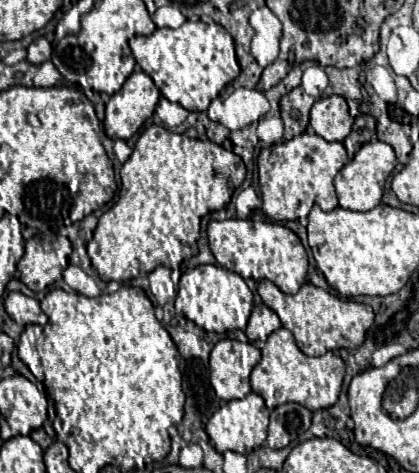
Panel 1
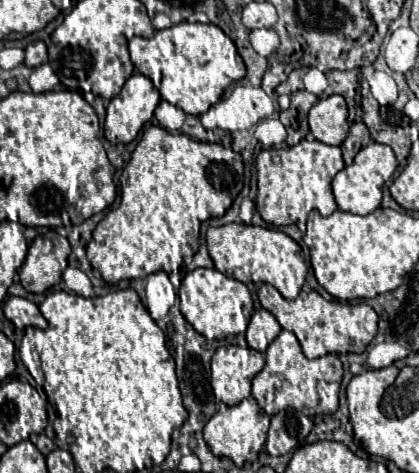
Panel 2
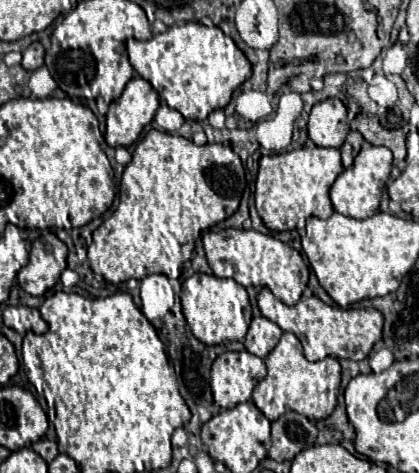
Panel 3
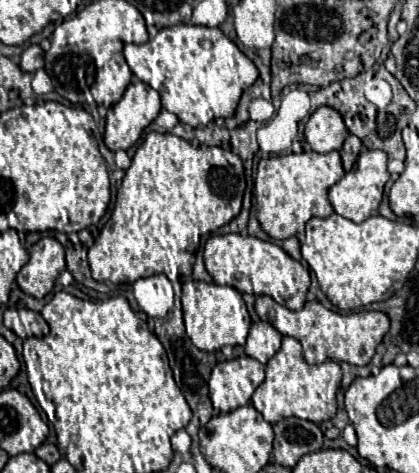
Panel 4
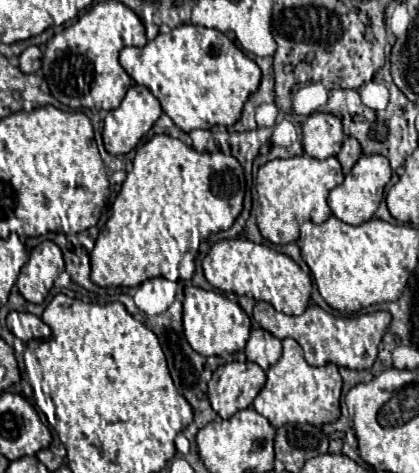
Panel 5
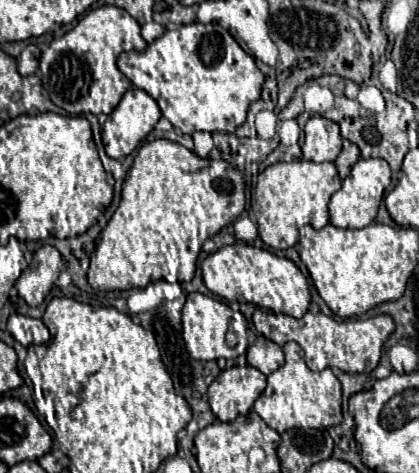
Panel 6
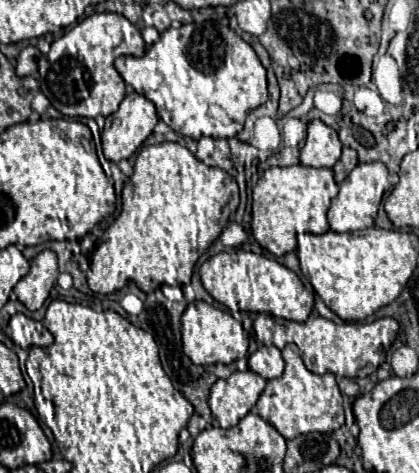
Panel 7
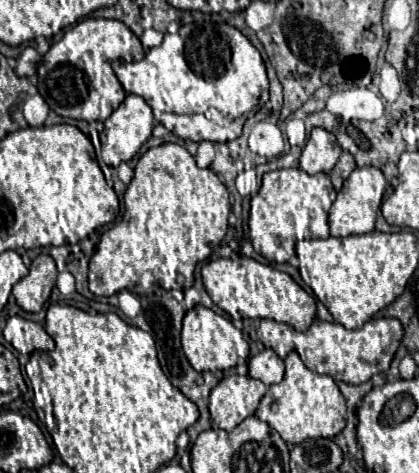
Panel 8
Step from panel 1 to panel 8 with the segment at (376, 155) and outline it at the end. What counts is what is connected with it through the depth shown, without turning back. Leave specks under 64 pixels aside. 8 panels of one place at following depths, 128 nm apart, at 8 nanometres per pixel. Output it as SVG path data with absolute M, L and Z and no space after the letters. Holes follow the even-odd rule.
M372 166L356 168L348 176L348 180L344 180L342 190L338 192L338 196L330 208L330 218L328 218L330 236L350 236L350 234L372 232L386 188L388 188L388 182L386 182L384 174L380 172L380 168L372 168Z

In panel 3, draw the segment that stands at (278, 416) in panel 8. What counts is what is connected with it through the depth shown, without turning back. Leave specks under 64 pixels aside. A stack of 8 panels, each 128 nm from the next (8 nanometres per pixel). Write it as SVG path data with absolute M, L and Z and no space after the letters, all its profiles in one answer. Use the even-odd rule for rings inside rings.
M284 332L280 342L266 356L264 362L266 362L268 374L254 388L252 400L268 420L276 420L284 412L294 410L298 414L304 414L312 422L318 422L328 418L334 412L336 396L340 390L340 364L336 358L326 356L324 360L308 362L302 354L300 340L292 332Z

